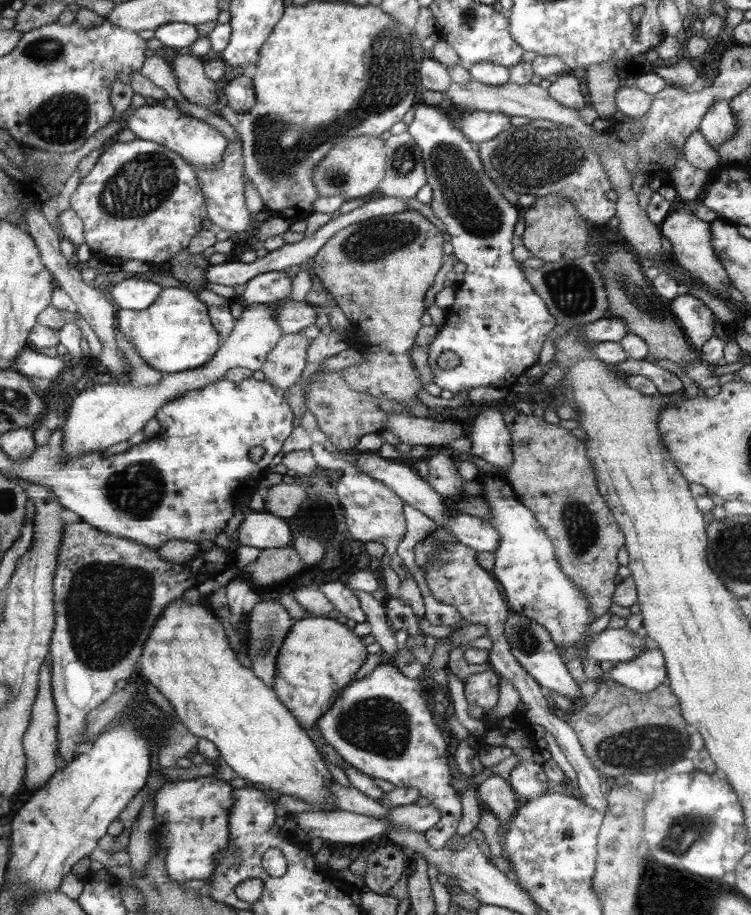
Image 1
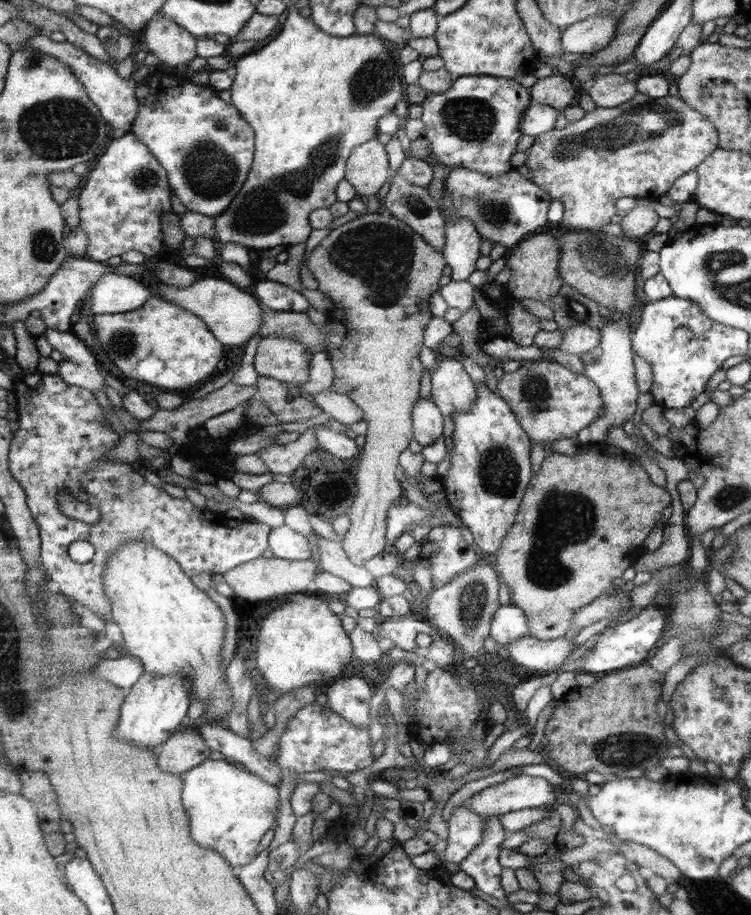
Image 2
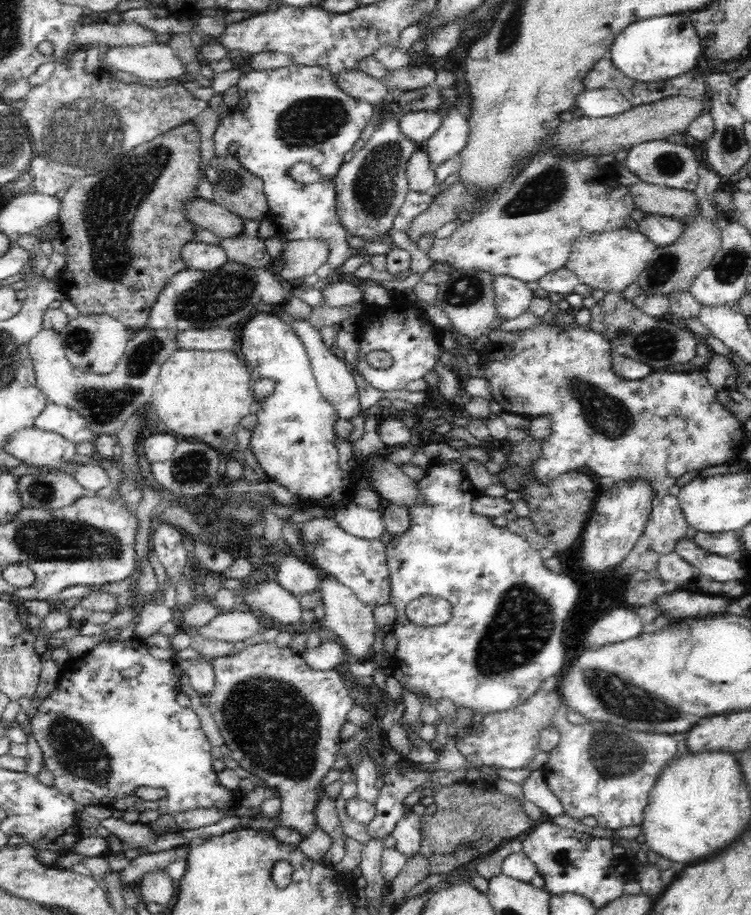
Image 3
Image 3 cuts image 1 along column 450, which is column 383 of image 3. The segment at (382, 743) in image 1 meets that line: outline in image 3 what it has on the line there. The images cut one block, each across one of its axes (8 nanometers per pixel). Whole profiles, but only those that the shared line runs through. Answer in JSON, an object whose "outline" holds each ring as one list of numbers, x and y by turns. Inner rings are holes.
{"outline":[[396,766,384,774,384,786,378,792,376,798,376,814,370,824,366,826,367,833,374,839,382,839,394,830,398,819,405,813,407,807,404,798,414,792,416,786,420,786,430,772,410,772,404,774]]}

